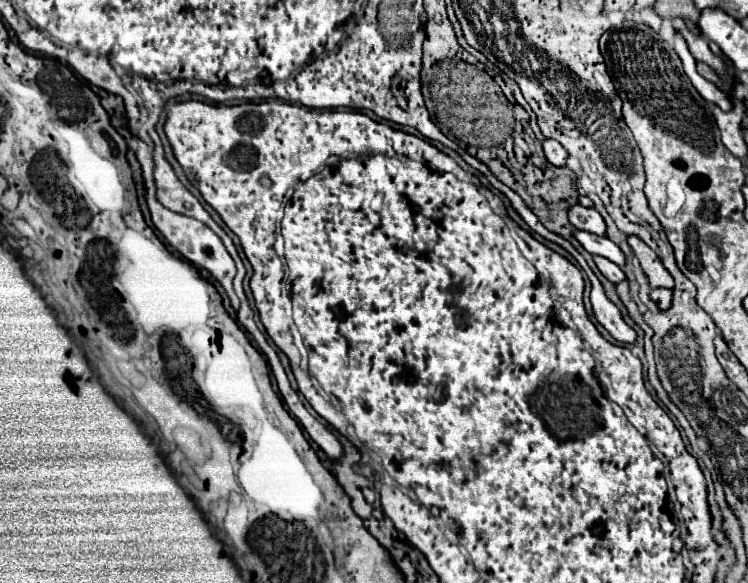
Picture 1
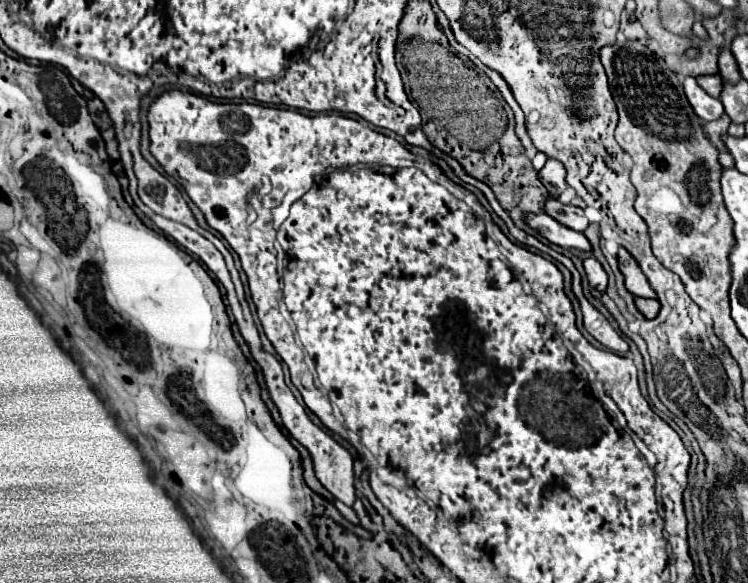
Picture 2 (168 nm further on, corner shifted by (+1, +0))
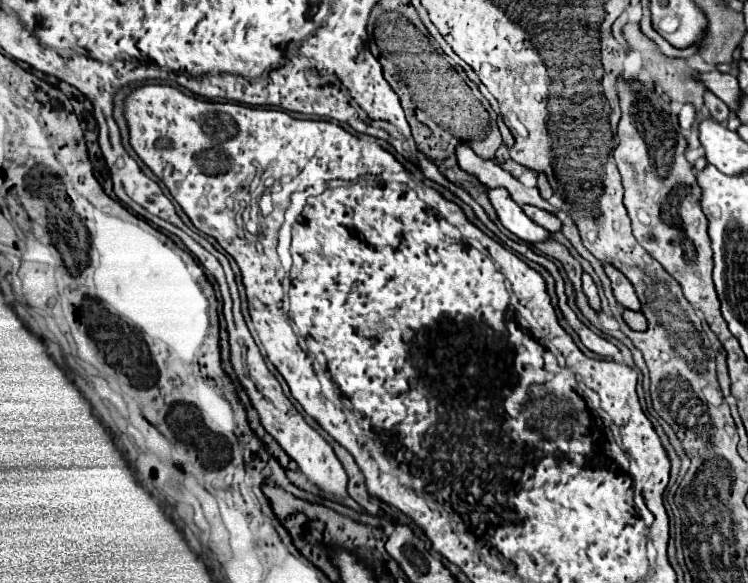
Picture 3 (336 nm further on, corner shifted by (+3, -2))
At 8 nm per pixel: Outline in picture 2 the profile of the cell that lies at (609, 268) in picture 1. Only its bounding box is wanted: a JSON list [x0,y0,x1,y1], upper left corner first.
[584,257,608,291]

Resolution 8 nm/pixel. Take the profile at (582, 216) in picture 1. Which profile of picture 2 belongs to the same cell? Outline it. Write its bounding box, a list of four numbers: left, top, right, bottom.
[546,199,588,231]

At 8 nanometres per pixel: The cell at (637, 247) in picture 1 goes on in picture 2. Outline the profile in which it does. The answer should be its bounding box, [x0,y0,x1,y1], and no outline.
[618,249,654,297]

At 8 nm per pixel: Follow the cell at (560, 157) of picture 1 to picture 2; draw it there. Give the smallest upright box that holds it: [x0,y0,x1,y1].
[540,159,566,193]

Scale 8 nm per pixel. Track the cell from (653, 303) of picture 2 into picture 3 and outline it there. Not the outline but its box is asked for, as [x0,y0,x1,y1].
[622,309,648,331]

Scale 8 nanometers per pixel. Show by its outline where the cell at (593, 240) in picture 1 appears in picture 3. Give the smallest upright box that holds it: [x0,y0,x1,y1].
[488,187,550,243]

